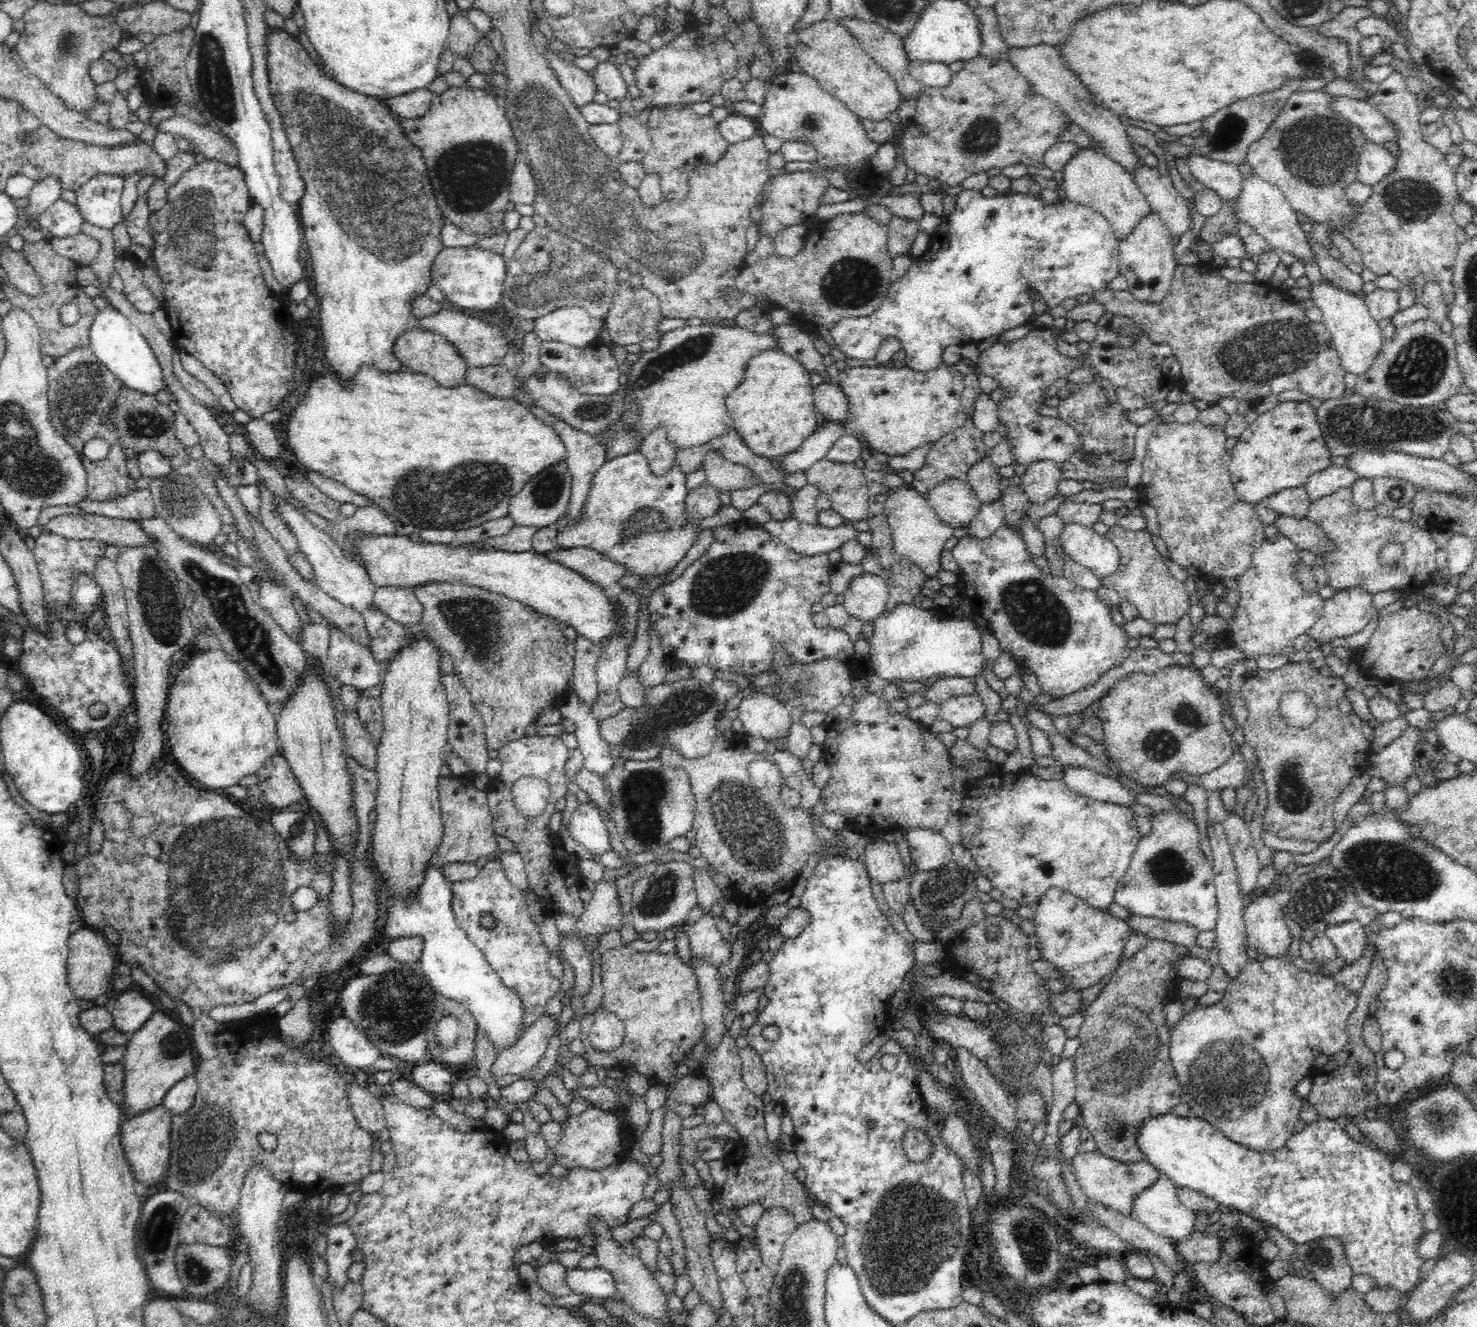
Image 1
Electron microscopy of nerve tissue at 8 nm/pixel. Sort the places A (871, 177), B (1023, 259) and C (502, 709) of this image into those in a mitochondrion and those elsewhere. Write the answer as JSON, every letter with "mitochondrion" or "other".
{"A":"other","B":"mitochondrion","C":"mitochondrion"}

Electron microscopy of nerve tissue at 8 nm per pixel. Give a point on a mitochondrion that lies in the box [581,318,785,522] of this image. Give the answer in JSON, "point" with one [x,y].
{"point":[697,346]}

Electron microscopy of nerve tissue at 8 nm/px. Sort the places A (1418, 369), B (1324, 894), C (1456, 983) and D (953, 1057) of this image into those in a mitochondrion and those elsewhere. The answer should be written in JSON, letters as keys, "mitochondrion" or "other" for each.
{"A":"mitochondrion","B":"mitochondrion","C":"mitochondrion","D":"other"}

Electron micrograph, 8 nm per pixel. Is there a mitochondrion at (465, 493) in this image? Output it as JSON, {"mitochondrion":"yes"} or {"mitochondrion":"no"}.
{"mitochondrion":"yes"}

